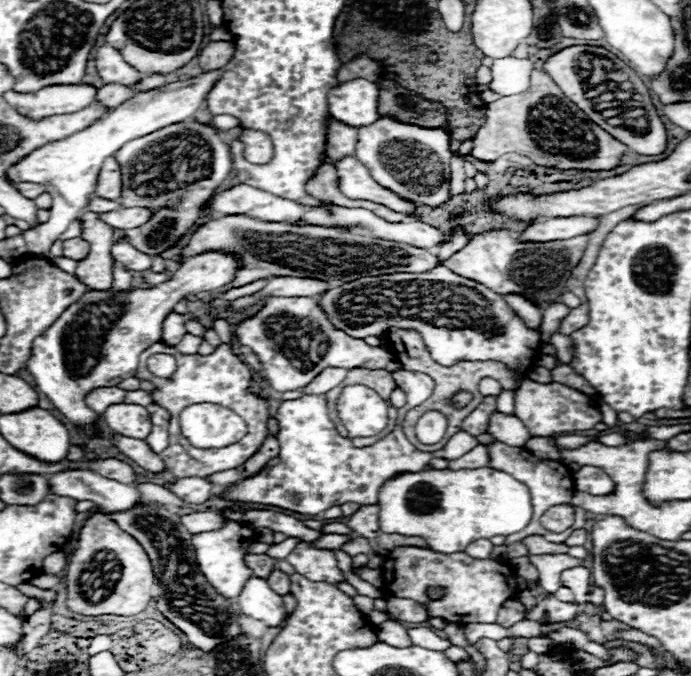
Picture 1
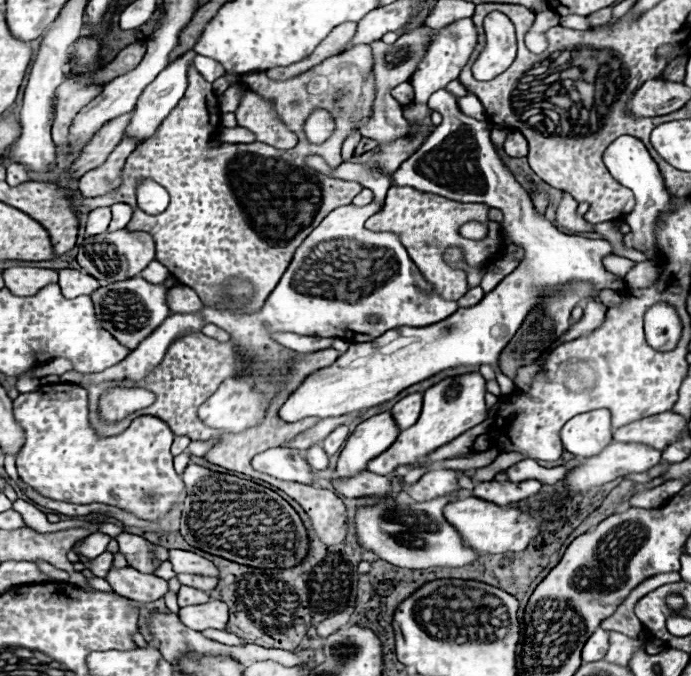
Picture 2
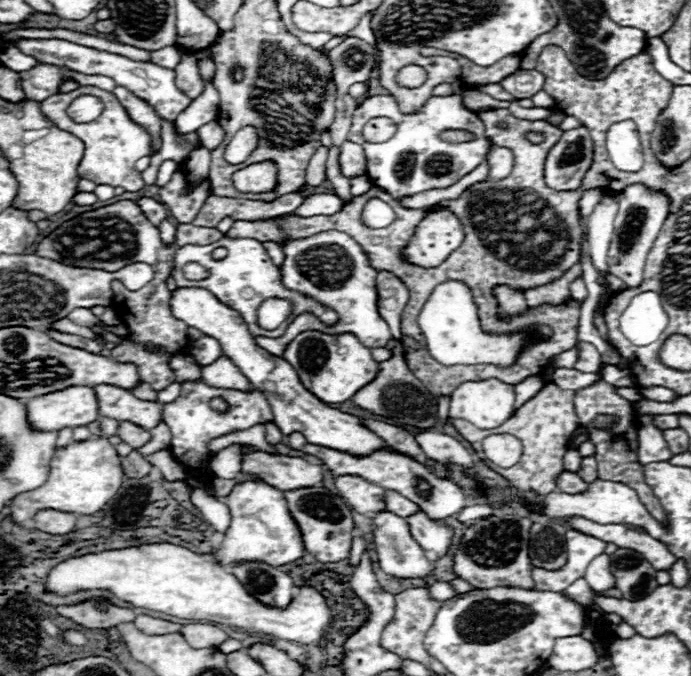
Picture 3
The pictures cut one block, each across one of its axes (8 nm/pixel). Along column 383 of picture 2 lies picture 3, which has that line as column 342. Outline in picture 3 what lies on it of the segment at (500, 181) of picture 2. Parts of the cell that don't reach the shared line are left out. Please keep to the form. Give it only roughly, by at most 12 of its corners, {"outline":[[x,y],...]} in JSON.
{"outline":[[352,334],[296,336],[282,358],[326,404],[350,400],[380,366]]}

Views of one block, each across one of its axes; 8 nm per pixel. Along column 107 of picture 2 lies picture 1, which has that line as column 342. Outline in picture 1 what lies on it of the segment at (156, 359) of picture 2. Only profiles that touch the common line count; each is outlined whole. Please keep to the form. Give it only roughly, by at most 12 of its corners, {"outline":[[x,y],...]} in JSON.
{"outline":[[328,368],[304,388],[306,394],[324,394],[346,378],[346,370]]}

